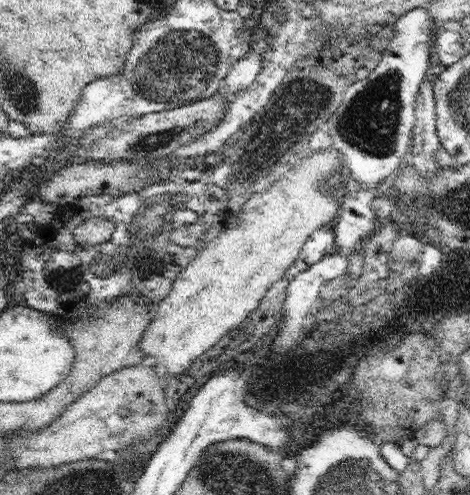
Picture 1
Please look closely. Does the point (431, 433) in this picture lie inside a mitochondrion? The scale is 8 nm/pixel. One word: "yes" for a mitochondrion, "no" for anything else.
no

